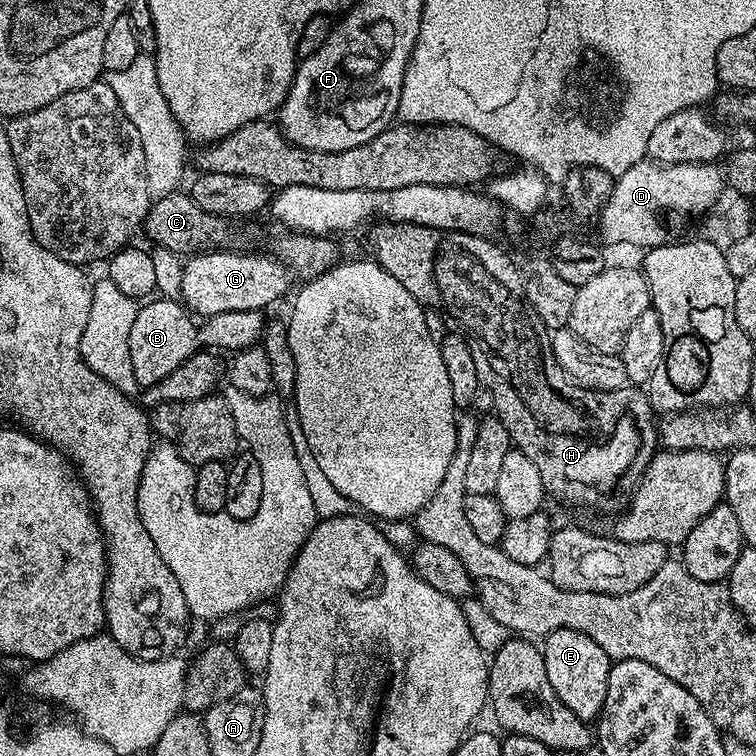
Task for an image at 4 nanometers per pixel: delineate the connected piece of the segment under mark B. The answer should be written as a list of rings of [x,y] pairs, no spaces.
[[[158,296],[145,301],[137,309],[134,323],[130,328],[130,338],[127,339],[137,387],[145,388],[160,382],[171,370],[176,370],[186,358],[202,349],[237,352],[259,345],[266,325],[264,316],[262,310],[226,311],[207,317],[201,323],[203,325],[198,327],[198,322],[177,299]]]

